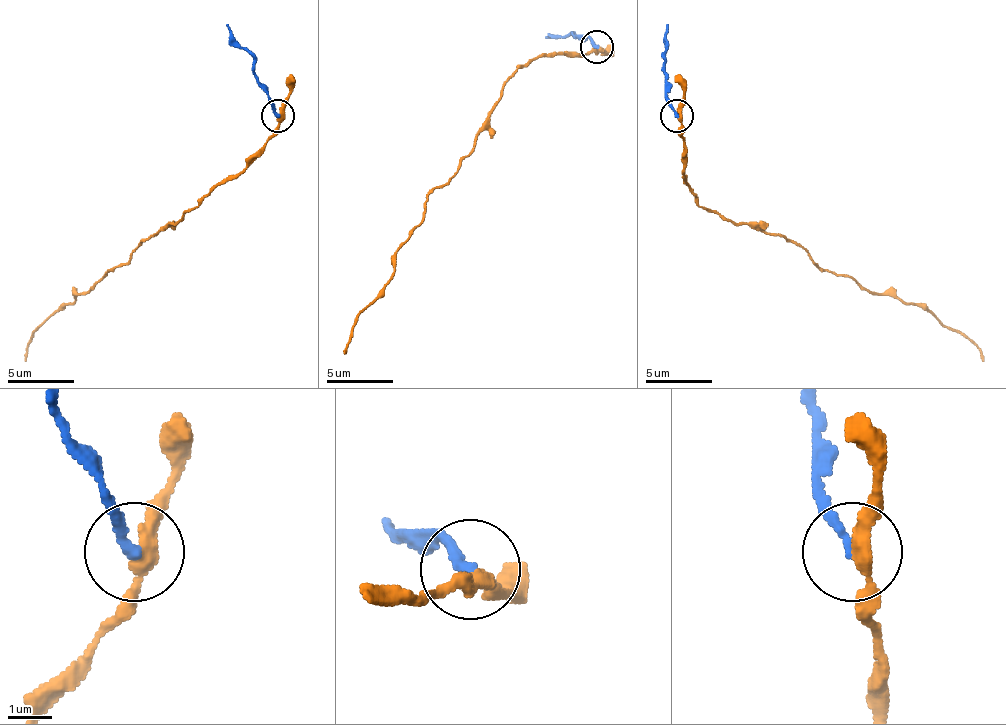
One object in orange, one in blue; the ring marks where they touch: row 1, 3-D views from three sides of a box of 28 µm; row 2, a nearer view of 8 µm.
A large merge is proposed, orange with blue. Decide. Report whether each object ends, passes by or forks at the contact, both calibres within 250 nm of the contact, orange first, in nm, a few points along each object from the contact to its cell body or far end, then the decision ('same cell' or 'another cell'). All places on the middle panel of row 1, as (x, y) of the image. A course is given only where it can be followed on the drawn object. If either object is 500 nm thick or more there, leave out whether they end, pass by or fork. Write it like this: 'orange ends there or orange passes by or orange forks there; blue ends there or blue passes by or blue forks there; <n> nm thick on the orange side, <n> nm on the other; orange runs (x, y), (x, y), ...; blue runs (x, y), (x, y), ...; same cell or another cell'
orange passes by; blue ends there; 280 nm thick on the orange side, 260 nm on the other; orange runs (599, 45), (546, 52), (506, 82), (490, 125), (426, 198), (423, 222), (397, 251), (343, 355); blue runs (596, 45), (573, 35), (546, 39); another cell

